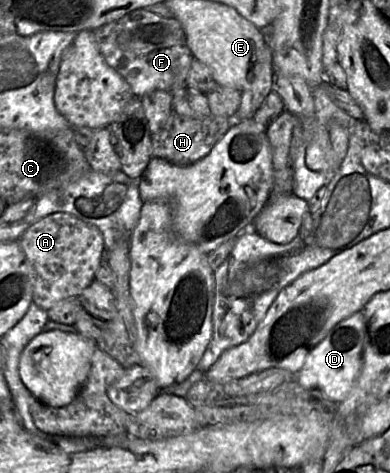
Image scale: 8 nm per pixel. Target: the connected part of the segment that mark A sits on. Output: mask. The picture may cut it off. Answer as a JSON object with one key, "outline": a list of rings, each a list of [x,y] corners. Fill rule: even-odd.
{"outline":[[[68,213],[45,216],[29,226],[18,241],[33,270],[33,302],[46,311],[63,300],[76,299],[94,280],[104,257],[100,232]]]}

